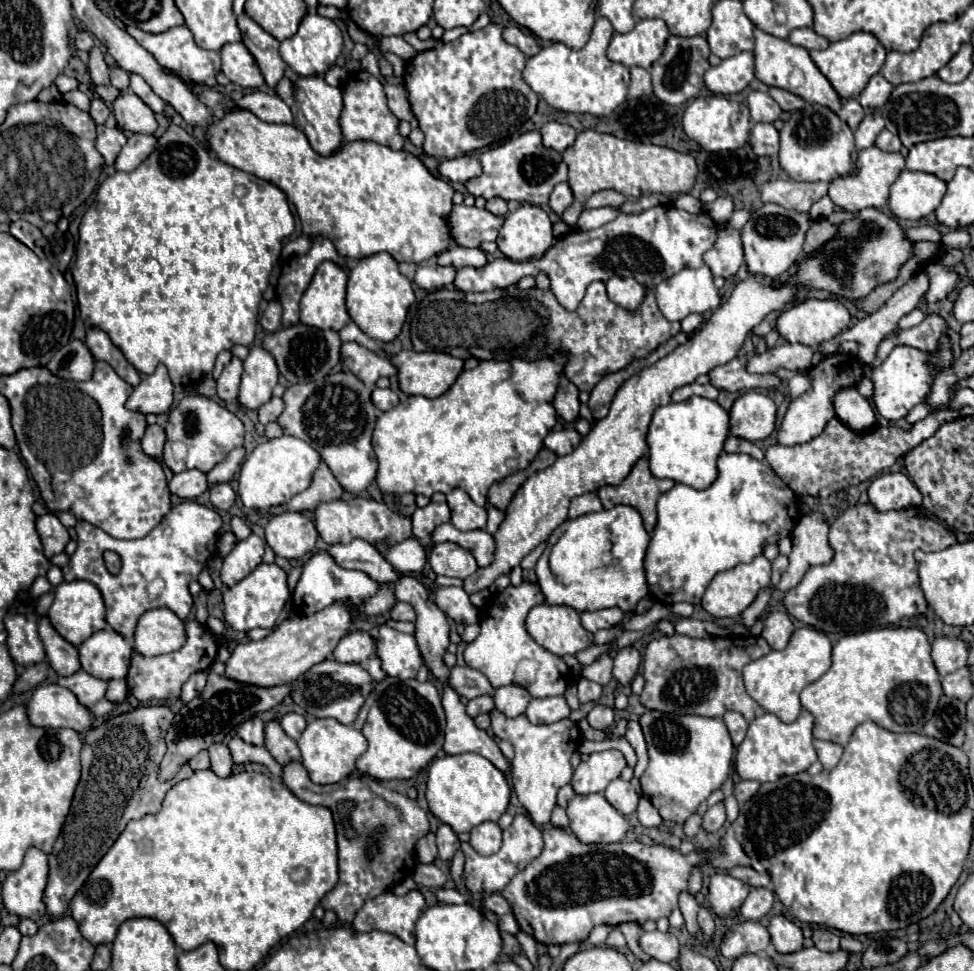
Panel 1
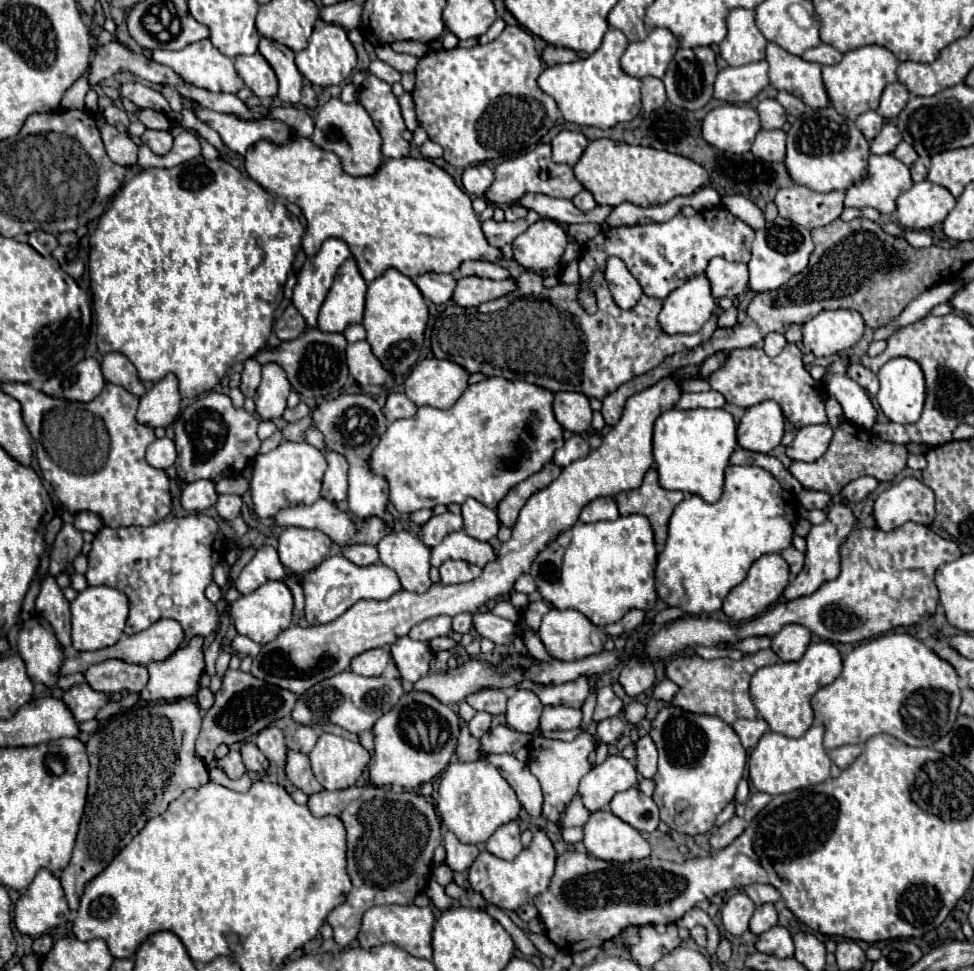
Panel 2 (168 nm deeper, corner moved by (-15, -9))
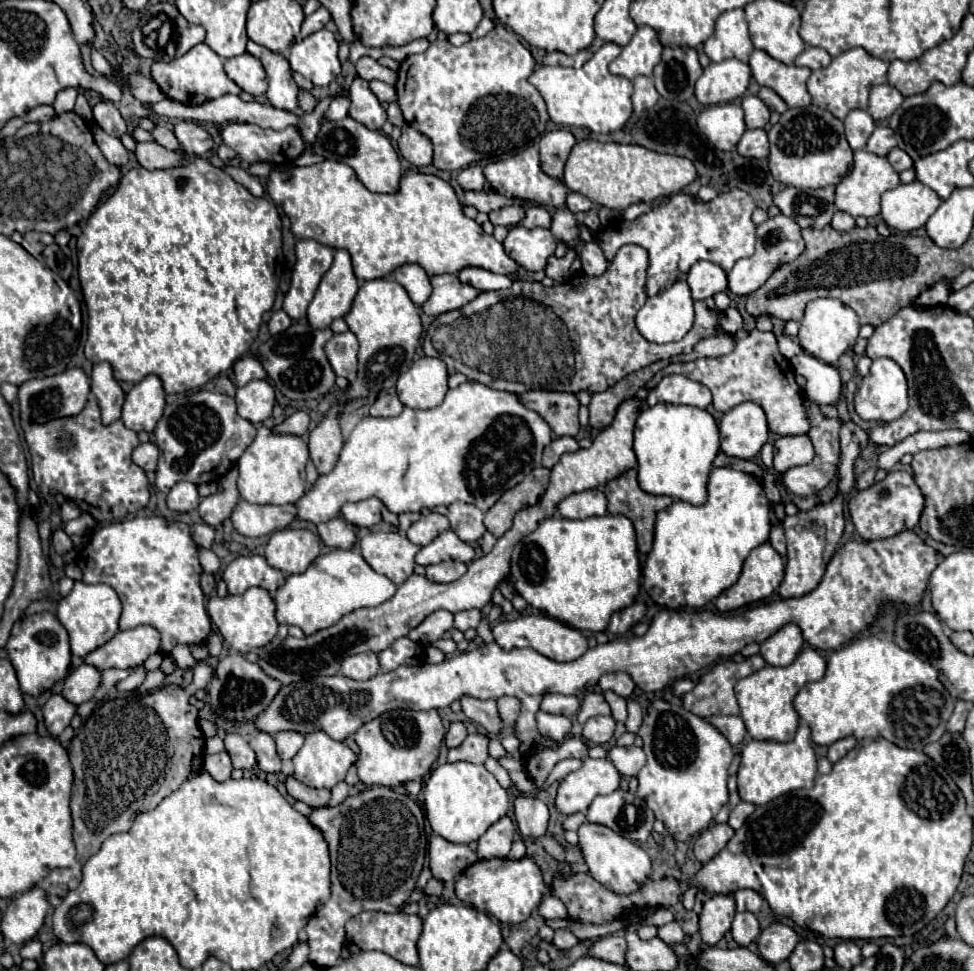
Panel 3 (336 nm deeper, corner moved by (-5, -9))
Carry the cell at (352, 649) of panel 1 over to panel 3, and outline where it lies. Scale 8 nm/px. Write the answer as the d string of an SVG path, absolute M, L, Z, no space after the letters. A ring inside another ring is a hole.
M373 652L349 656L341 664L341 674L345 674L347 678L353 678L353 680L371 678L377 672L379 672L379 660L377 660L377 654L373 654Z

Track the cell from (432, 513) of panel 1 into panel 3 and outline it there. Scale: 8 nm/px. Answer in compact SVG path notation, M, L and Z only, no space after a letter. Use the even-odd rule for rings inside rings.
M429 514L407 530L407 538L417 546L427 546L435 536L439 536L447 528L449 528L449 520L443 514Z

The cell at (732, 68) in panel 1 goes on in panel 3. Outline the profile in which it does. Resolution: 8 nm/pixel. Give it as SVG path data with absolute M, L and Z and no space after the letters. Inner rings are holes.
M741 60L711 62L695 84L695 96L701 104L725 104L745 96L751 82L751 68Z

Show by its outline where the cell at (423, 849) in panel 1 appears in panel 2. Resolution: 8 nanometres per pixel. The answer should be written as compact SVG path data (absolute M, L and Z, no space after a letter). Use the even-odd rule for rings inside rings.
M443 864L443 866L439 866L439 868L433 870L433 878L435 878L441 886L447 886L449 882L453 882L453 872L451 872L451 868L447 868L447 864Z

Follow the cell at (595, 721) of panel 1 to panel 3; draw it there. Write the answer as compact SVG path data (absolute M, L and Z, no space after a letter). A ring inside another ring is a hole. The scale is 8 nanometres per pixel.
M611 716L589 718L583 726L583 736L593 744L609 744L613 740L615 720Z

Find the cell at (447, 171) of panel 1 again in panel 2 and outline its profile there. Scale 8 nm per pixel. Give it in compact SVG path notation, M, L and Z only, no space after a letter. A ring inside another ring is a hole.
M485 164L469 166L463 172L463 186L469 194L475 194L479 198L485 196L485 190L493 184L493 170Z

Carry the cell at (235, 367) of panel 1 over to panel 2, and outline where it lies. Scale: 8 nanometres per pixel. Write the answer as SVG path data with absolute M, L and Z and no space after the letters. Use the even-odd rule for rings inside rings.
M251 358L243 364L243 374L241 374L241 392L247 396L247 398L253 398L259 382L261 382L261 364Z

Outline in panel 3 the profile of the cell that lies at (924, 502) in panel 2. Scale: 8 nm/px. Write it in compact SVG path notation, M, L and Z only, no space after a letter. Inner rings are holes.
M905 470L889 472L881 482L875 482L873 486L859 492L849 502L849 512L851 512L853 524L863 540L889 538L893 534L899 534L901 530L917 526L921 510L923 510L923 494L917 488L913 476Z

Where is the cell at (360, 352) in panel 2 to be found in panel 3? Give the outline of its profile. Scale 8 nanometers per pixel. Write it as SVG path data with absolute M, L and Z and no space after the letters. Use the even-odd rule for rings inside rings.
M353 332L335 334L327 346L327 358L335 370L337 376L347 378L349 382L355 382L357 378L357 338Z

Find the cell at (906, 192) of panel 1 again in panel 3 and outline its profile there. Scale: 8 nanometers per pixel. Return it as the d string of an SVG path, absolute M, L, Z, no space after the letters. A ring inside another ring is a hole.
M915 180L911 184L899 184L881 196L881 216L889 228L911 232L923 228L939 204L941 198Z

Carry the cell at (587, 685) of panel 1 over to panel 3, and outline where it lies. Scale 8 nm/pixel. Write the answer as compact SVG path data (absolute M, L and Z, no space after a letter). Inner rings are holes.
M589 692L589 694L585 694L583 704L581 704L579 712L577 712L577 720L579 720L581 724L585 724L589 718L601 716L601 714L611 714L611 708L609 708L609 704L605 702L603 694L601 694L601 692Z

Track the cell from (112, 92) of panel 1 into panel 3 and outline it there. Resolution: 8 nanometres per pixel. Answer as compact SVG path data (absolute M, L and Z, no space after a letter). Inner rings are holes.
M155 126L155 128L151 130L151 136L153 136L161 146L165 146L167 150L177 150L177 138L175 138L175 134L173 134L171 130L167 130L167 128L163 128L163 126Z

